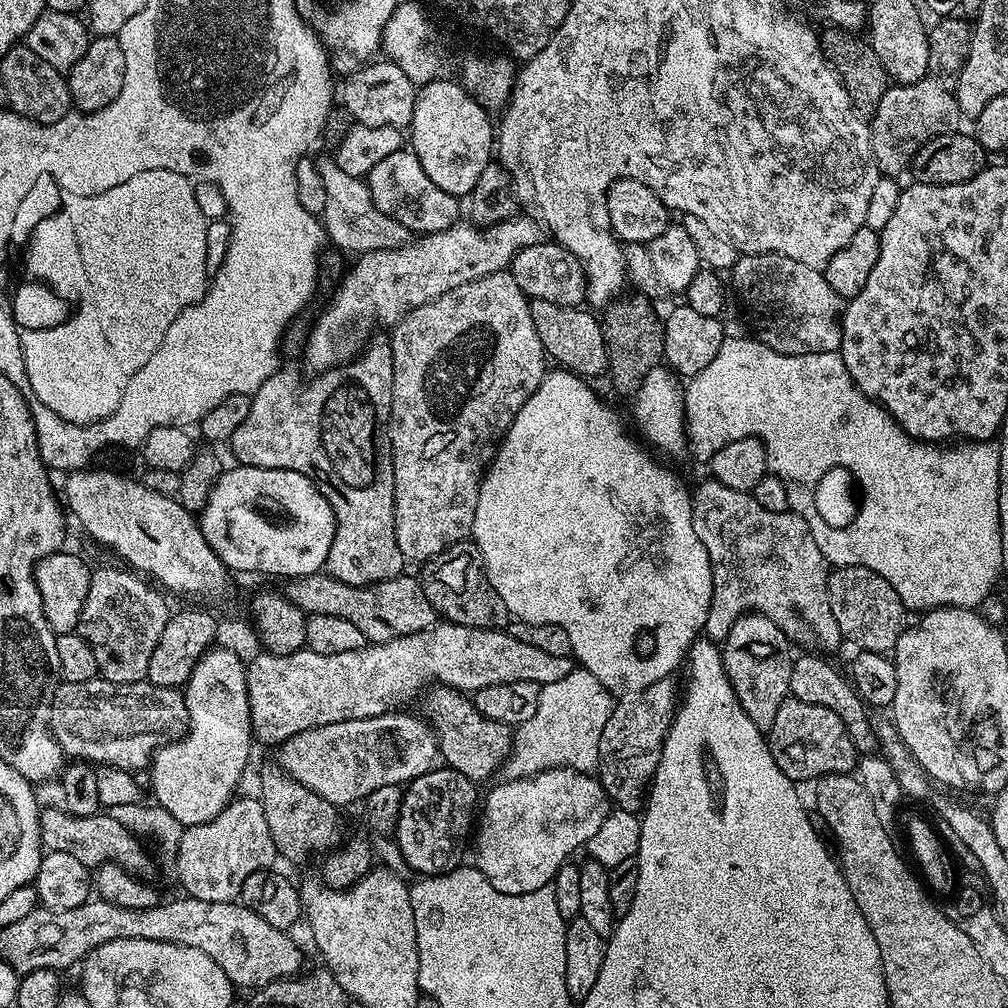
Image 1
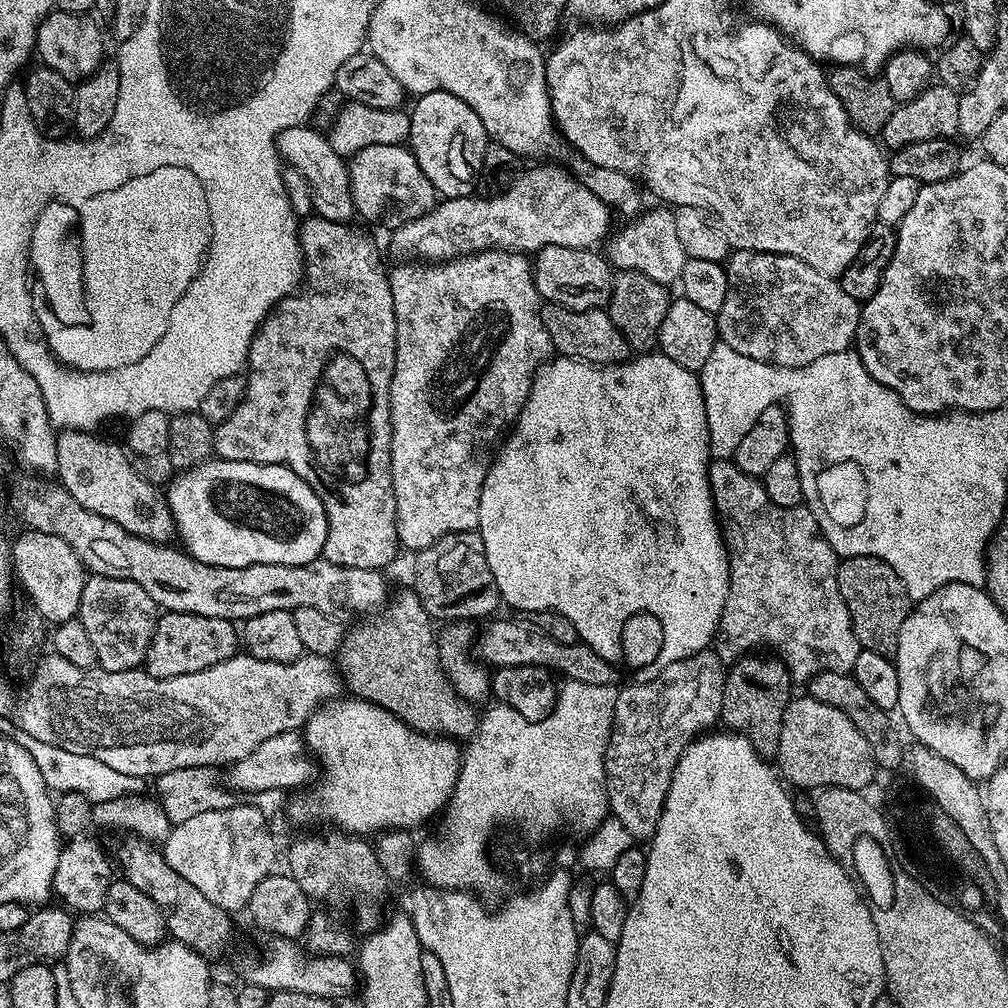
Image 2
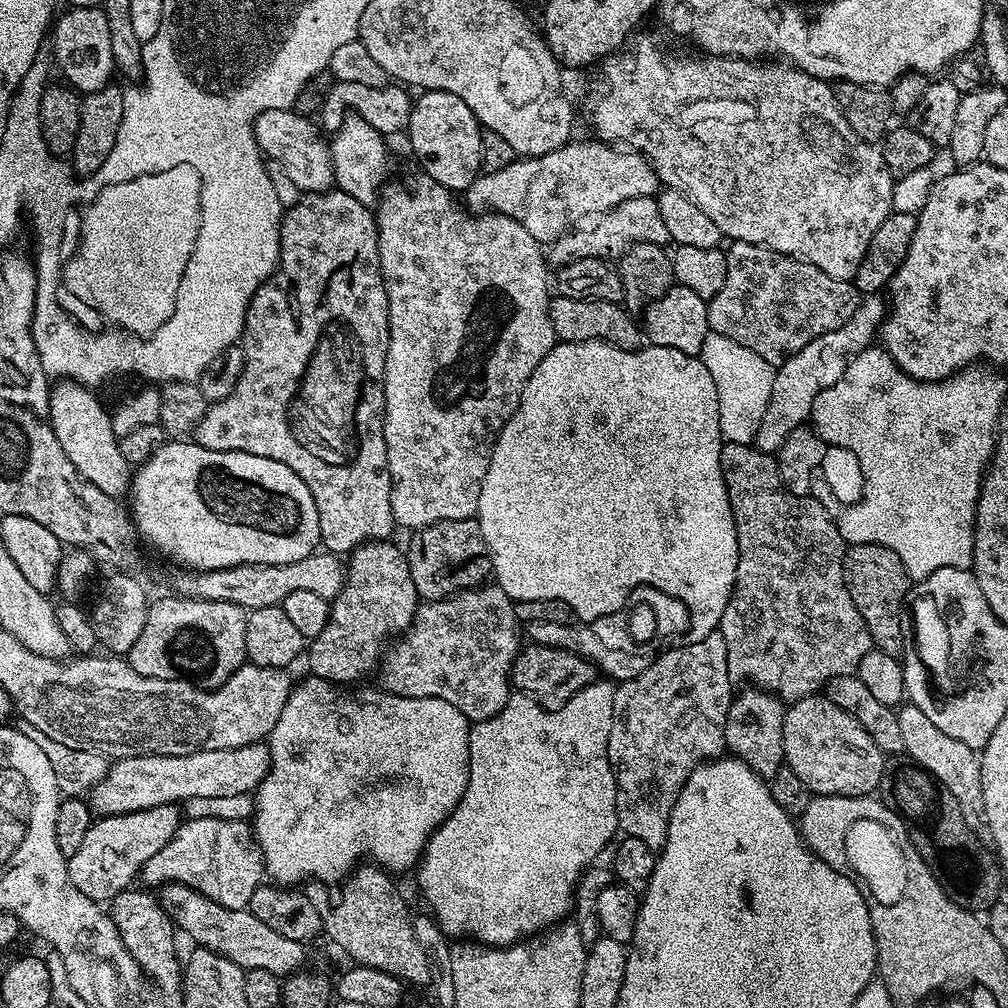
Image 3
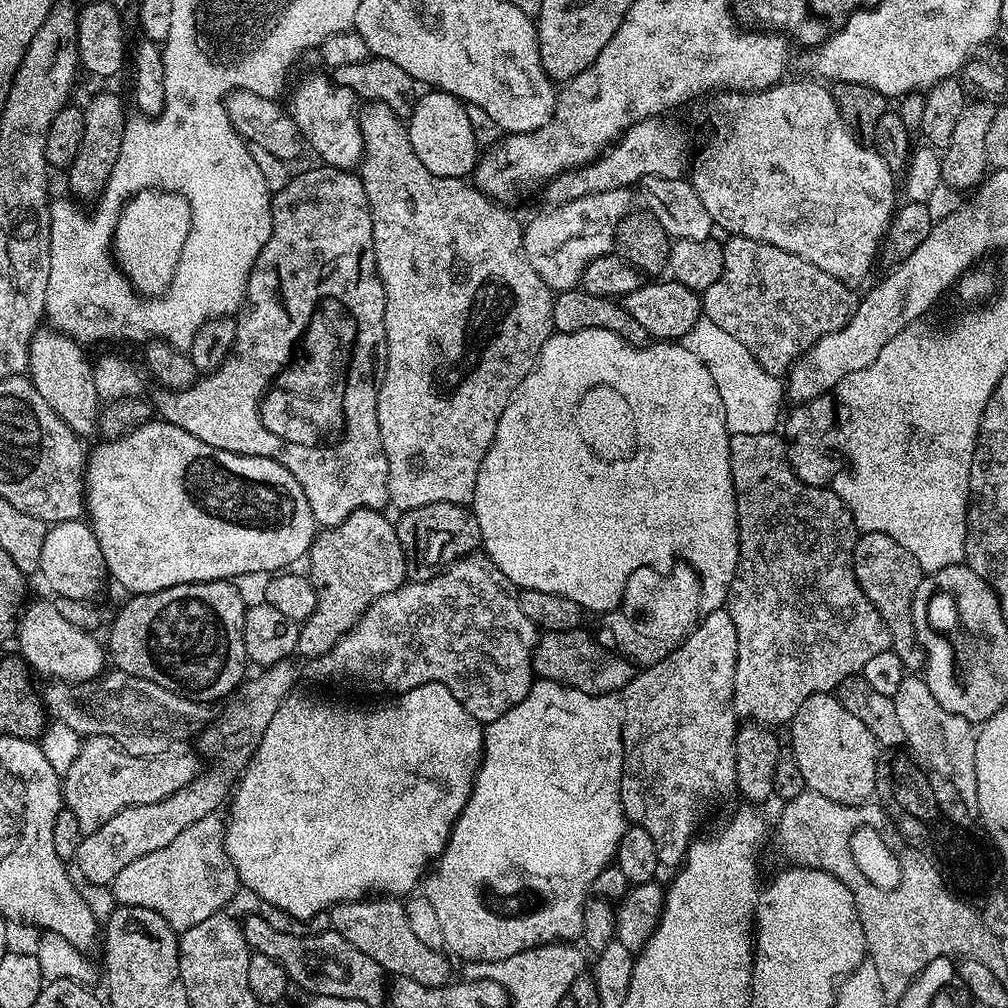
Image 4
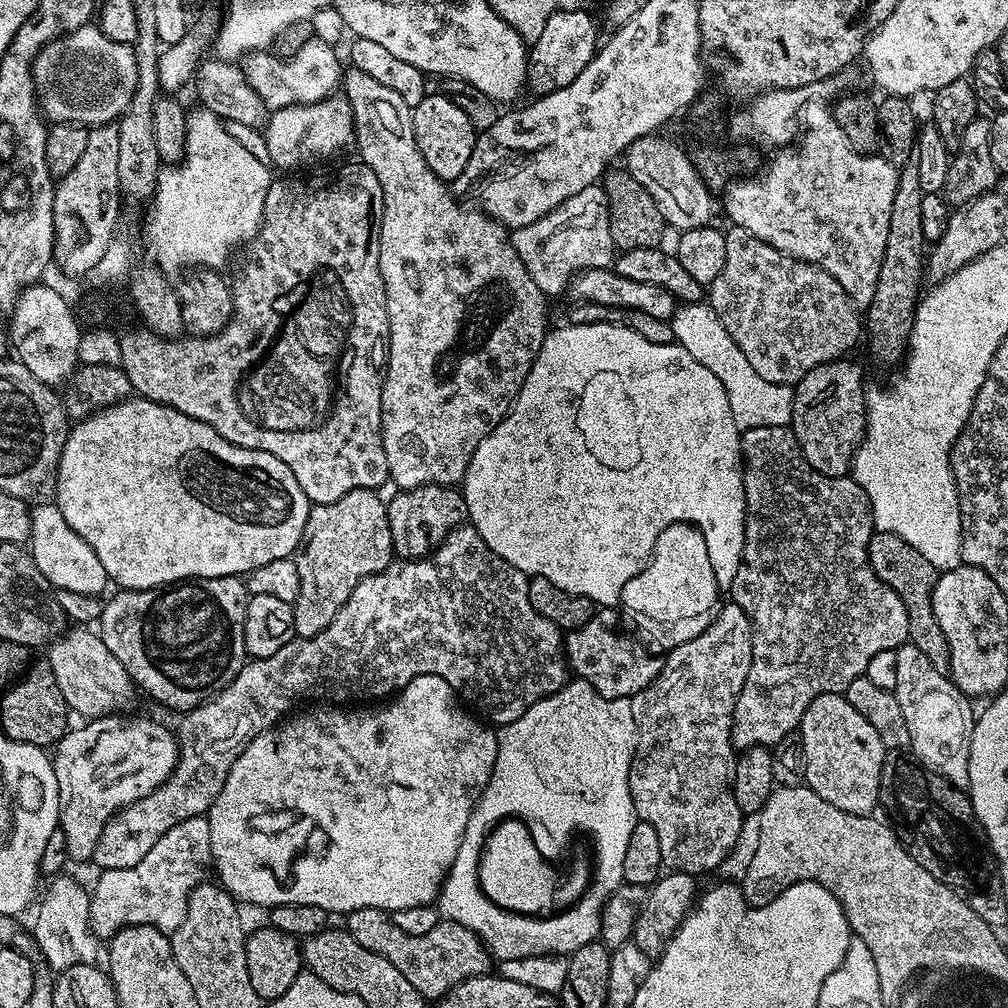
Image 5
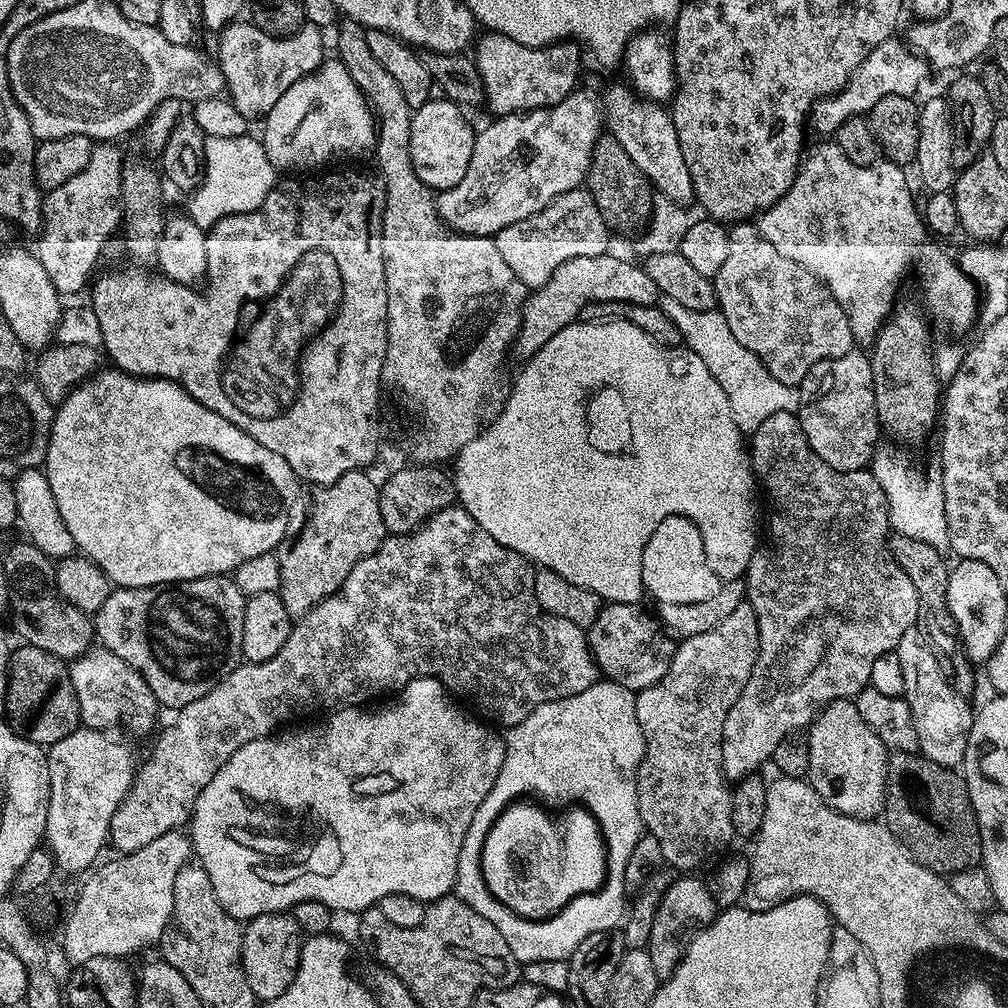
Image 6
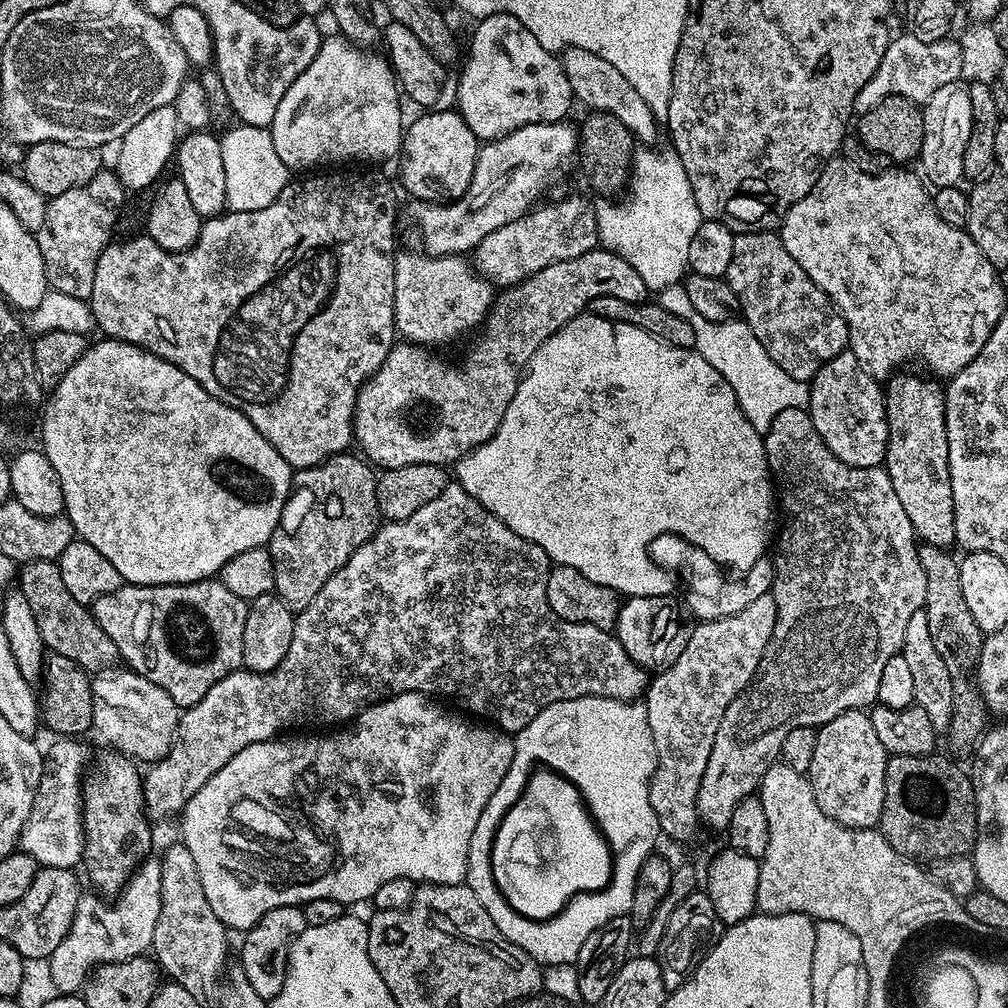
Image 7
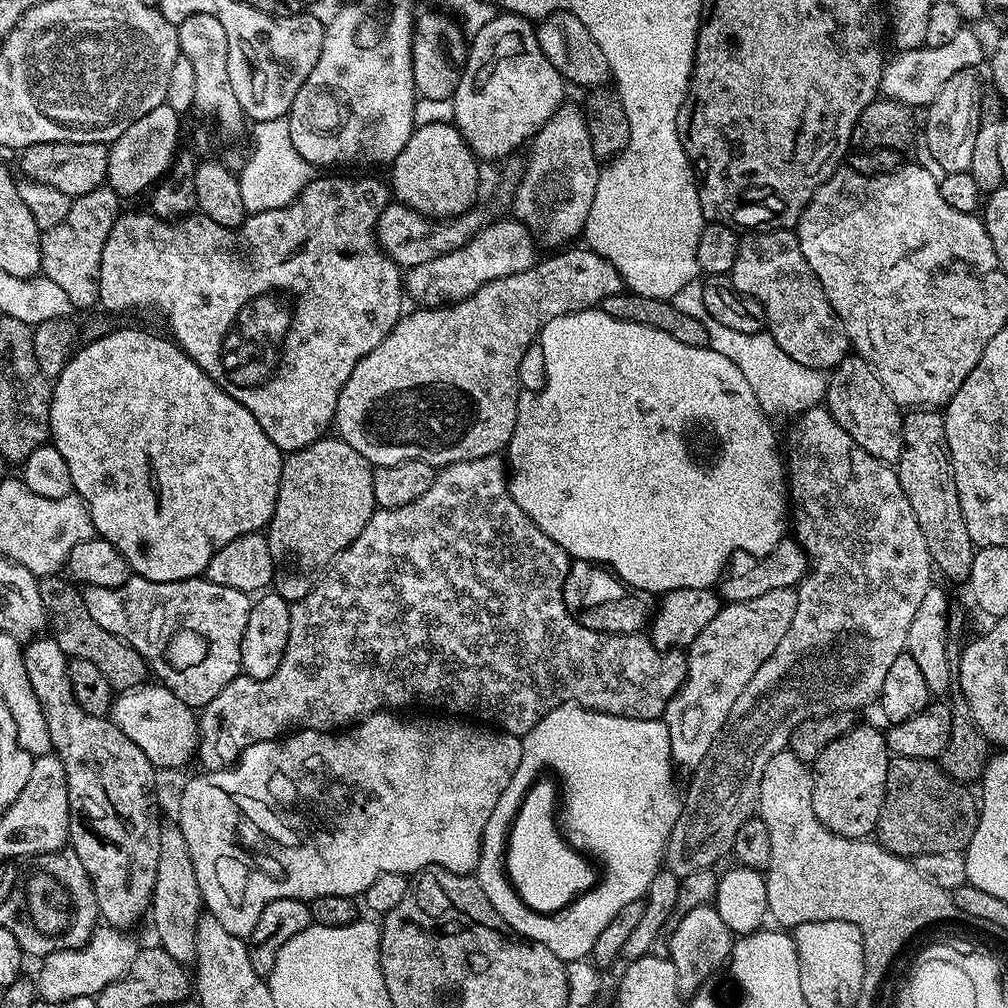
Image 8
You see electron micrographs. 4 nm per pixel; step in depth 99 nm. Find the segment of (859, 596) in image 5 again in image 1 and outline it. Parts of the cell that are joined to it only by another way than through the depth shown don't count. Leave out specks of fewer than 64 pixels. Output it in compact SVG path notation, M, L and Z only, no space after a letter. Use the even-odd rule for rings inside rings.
M706 478L706 480L704 480L704 481L702 481L702 482L701 482L701 484L700 484L700 485L698 485L698 486L697 486L697 488L694 488L694 491L693 491L693 492L692 492L692 493L691 493L691 497L692 497L692 521L693 521L693 522L694 522L694 534L698 534L698 538L699 538L699 539L700 539L700 541L701 541L701 542L702 542L702 546L706 546L706 550L707 550L707 551L708 551L708 553L709 553L709 554L710 554L710 566L711 566L711 567L712 567L712 597L711 597L711 598L710 598L710 610L709 610L709 611L708 611L708 613L707 613L707 614L706 614L706 622L705 622L705 623L704 623L704 630L703 630L703 635L704 635L704 636L705 636L705 637L707 637L707 639L709 639L709 640L711 640L711 641L713 641L713 642L722 642L722 641L723 641L723 640L725 640L725 639L726 639L726 637L728 637L728 635L729 635L729 634L730 634L730 628L731 628L731 627L732 627L732 626L734 626L734 622L738 622L738 618L739 618L739 617L740 617L740 616L744 616L744 615L745 615L745 614L747 614L747 612L757 612L757 613L758 613L758 614L762 614L762 615L763 615L763 616L765 616L765 617L766 617L766 618L770 618L770 619L771 619L771 620L772 620L772 621L773 621L773 622L775 622L775 624L777 624L777 626L779 626L779 627L780 627L780 628L782 628L782 629L785 629L785 630L787 630L787 631L788 631L788 632L789 632L789 633L792 633L792 634L795 634L795 632L801 632L801 634L802 634L802 635L804 635L804 636L813 636L813 638L814 638L814 639L816 639L816 640L817 640L817 642L818 642L818 643L820 643L820 644L821 644L821 646L822 646L822 647L824 647L824 648L836 648L836 647L838 647L838 646L839 646L839 644L842 644L842 637L841 637L841 635L840 635L840 631L839 631L839 630L838 630L838 622L834 622L834 614L833 614L833 613L832 613L832 611L831 611L831 610L830 610L830 594L829 594L829 593L828 593L828 574L829 574L829 571L830 571L830 565L829 565L829 563L828 563L828 559L827 559L827 558L826 558L826 557L824 557L824 555L823 555L823 554L822 554L822 550L818 550L818 542L814 542L814 534L813 534L813 533L812 533L812 524L811 524L811 523L809 523L809 521L808 521L808 520L807 520L807 519L805 519L805 517L803 517L803 516L798 516L798 515L796 515L796 513L795 513L795 512L793 512L793 511L791 511L791 510L789 510L789 511L786 511L786 512L782 512L782 513L779 513L779 512L775 512L775 511L774 511L774 510L766 510L766 506L762 506L762 505L760 505L760 504L759 504L759 502L758 502L758 498L754 498L754 497L753 497L753 496L752 496L752 494L751 494L751 492L743 492L743 491L742 491L742 490L734 490L734 489L731 489L731 488L729 488L729 486L724 486L724 485L723 485L723 484L722 484L722 482L720 482L720 481L718 481L718 480L716 480L716 479L713 479L713 478ZM780 520L781 520L781 522L782 522L782 523L784 523L784 548L780 548ZM807 572L809 572L809 576L808 576L808 580L809 580L809 582L810 582L810 583L812 583L812 584L816 584L816 592L807 592L807 590L806 590L806 589L804 589L804 588L800 588L800 587L802 587L802 586L803 586L803 584L804 584L804 580L803 580L803 578L802 578L802 577L800 577L800 576L804 576L804 575L806 575L806 574L807 574Z

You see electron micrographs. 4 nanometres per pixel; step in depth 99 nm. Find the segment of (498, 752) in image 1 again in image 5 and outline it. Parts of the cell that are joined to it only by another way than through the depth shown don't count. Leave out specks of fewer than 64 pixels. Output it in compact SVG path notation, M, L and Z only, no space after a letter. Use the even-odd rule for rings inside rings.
M363 488L362 490L352 490L350 494L346 494L346 498L338 498L338 502L330 502L329 504L312 504L308 510L308 517L306 518L306 526L302 530L302 538L300 544L296 547L294 559L298 568L298 598L296 603L292 605L292 613L294 614L294 630L299 639L305 640L311 636L317 636L322 630L326 630L326 626L330 622L334 622L334 614L338 614L338 610L342 610L342 606L346 606L346 602L350 598L350 594L354 594L354 586L358 586L358 582L362 582L362 578L378 574L391 564L394 559L392 550L392 535L390 534L390 522L388 521L388 506L382 499L380 501L381 493L371 488Z

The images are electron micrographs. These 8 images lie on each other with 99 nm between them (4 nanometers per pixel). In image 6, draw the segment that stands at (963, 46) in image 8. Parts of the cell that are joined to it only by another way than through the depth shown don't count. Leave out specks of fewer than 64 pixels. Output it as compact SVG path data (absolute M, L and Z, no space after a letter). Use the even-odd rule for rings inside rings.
M893 36L886 42L879 43L856 68L839 92L833 93L830 97L820 97L813 104L810 118L811 121L813 118L814 126L818 131L828 136L833 135L842 122L856 115L867 115L874 104L888 94L911 98L917 95L916 90L923 84L928 72L930 73L930 65L924 57L913 52L905 41L898 40Z

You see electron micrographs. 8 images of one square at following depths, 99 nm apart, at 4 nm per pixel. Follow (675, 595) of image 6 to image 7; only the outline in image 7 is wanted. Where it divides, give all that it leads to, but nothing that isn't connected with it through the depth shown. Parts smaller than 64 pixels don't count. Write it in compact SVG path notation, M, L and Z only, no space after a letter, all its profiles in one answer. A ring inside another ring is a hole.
M672 532L656 535L648 547L648 552L656 564L671 572L679 572L686 582L686 604L700 622L716 621L741 611L755 599L767 595L772 588L775 565L771 559L764 557L747 572L738 577L723 578L721 565L718 565L701 547L686 542L680 535ZM679 571L679 572L678 572ZM738 580L738 581L737 581Z

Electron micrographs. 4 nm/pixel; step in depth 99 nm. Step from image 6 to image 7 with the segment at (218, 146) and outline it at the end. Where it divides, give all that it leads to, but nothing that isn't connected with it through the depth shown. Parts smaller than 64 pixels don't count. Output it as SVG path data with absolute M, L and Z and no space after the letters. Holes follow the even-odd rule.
M240 124L233 132L223 134L219 139L223 169L226 170L226 200L228 202L244 200L242 208L246 212L262 210L262 206L270 206L290 179L289 168L274 151L271 135L254 134L249 124Z

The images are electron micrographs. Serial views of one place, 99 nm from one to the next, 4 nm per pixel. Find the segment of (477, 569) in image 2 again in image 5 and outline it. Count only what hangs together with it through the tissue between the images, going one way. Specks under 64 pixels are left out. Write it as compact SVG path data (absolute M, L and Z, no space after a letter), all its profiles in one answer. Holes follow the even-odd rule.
M427 484L406 488L387 501L388 521L392 535L393 553L401 560L418 560L436 551L436 548L455 528L468 520L468 507L463 491L446 484Z

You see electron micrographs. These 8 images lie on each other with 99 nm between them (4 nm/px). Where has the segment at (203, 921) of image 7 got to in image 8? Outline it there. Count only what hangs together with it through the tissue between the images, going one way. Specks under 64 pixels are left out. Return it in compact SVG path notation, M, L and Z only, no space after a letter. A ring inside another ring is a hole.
M165 823L160 829L158 838L158 878L152 887L152 902L150 905L150 920L156 927L156 936L159 947L170 954L180 964L188 966L196 958L196 927L202 915L202 901L198 890L198 878L194 874L194 862L190 858L190 846L186 846L186 838L182 838L182 830L179 823Z

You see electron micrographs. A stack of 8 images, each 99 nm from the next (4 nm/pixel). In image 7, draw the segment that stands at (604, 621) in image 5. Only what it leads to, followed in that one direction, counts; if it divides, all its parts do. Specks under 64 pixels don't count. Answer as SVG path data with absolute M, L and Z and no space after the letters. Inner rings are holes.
M671 595L629 596L620 605L614 635L622 650L630 654L639 668L663 670L676 661L682 650L686 650L690 628L680 621L680 612L672 599Z

